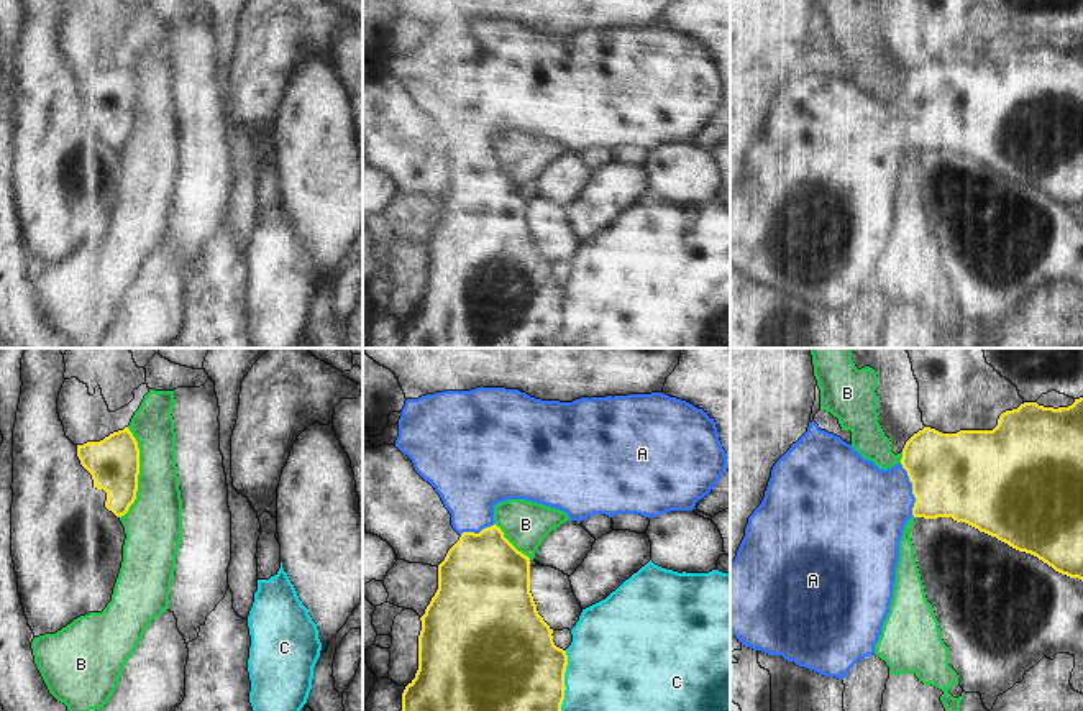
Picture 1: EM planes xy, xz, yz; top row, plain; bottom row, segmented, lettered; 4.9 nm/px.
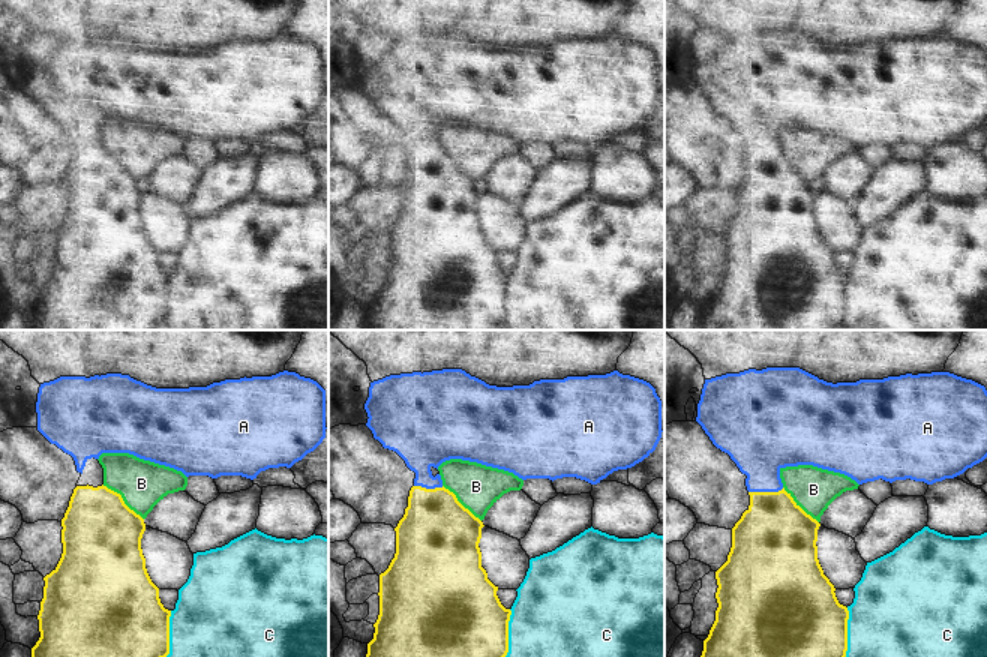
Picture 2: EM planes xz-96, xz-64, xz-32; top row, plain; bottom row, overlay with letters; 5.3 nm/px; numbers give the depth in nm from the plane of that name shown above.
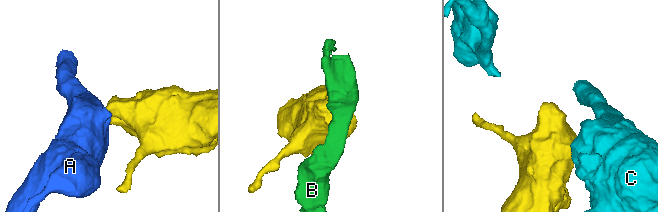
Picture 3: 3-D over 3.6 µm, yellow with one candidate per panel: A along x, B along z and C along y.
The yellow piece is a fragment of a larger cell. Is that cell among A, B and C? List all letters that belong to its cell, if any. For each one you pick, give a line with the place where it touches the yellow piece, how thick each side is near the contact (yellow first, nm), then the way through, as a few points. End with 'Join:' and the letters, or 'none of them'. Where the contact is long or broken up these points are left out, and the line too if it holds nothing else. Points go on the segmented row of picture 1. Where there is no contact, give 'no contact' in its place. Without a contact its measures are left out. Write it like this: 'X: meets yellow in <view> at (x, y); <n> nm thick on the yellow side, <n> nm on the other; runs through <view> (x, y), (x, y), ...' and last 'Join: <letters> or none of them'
A: meets yellow in yz at (913, 490); 420 nm thick on the yellow side, 420 nm on the other; runs through yz (960, 475), (934, 478), (913, 490), (904, 490), (865, 508)
Join: A

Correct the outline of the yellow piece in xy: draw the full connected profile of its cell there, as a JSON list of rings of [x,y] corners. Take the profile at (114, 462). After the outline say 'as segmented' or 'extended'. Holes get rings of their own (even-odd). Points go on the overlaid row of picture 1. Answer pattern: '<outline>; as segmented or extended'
[[[128,427],[100,442],[77,445],[80,465],[92,475],[94,488],[107,493],[105,507],[117,517],[136,499],[139,448]]]; as segmented

